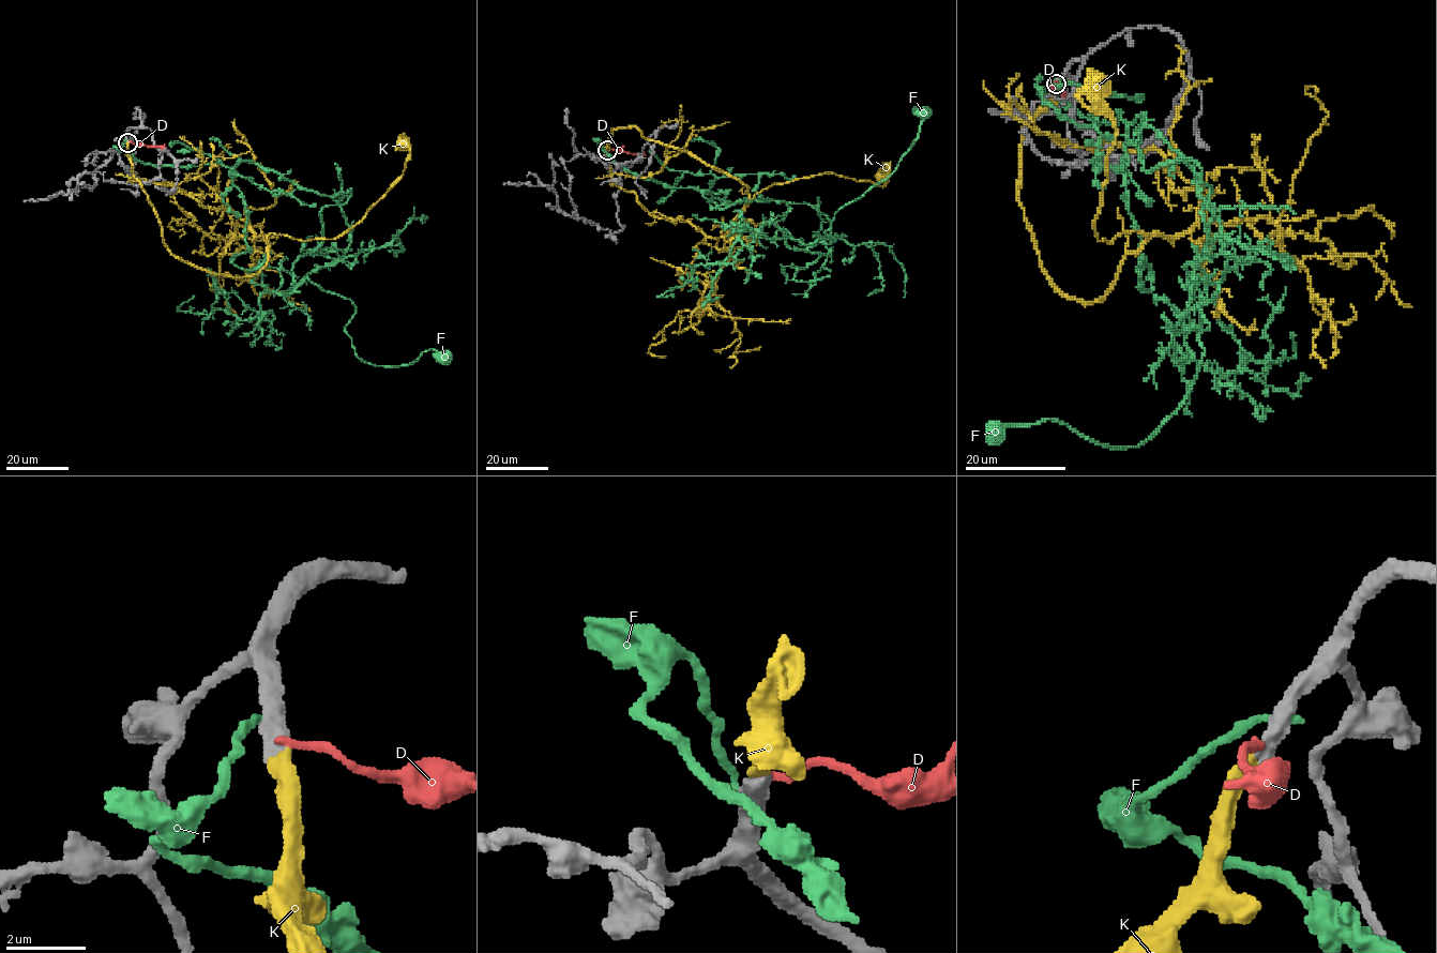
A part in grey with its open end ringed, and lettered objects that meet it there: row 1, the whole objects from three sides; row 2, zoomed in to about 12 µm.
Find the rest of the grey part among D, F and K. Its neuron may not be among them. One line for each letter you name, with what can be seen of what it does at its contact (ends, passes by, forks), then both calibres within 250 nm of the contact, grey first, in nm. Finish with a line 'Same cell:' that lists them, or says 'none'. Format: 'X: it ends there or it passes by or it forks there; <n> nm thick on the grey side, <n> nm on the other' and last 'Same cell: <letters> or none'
K: it ends there; 480 nm thick on the grey side, 440 nm on the other
Same cell: K

